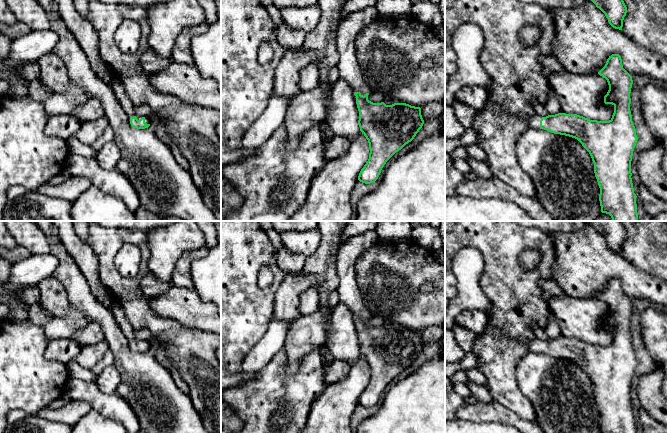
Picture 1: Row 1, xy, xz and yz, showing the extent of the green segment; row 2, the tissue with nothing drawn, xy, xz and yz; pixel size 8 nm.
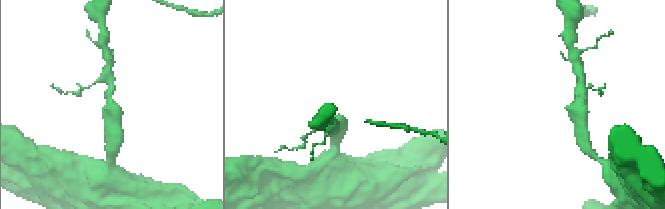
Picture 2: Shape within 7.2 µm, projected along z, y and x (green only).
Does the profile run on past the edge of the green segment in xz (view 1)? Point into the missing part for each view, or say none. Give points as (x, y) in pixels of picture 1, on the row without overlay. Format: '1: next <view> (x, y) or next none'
1: next xz (349, 293)

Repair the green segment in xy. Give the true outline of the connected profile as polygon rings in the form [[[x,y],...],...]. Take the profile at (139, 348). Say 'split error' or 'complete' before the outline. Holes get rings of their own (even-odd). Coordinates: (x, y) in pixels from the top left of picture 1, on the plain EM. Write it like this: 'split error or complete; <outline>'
split error; [[[133,340],[130,342],[130,348],[134,352],[145,353],[150,350],[150,345],[148,342],[145,342],[145,341]]]

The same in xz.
split error; [[[376,231],[348,238],[338,249],[336,256],[336,271],[339,279],[337,292],[340,303],[345,304],[353,313],[359,335],[358,348],[360,355],[369,367],[369,383],[361,393],[358,404],[365,408],[375,407],[386,386],[406,368],[411,366],[424,348],[421,332],[406,327],[386,329],[384,326],[373,327],[368,324],[371,312],[364,304],[363,297],[357,285],[354,266],[359,256],[372,246],[380,243]]]

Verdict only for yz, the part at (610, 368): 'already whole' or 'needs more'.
needs more

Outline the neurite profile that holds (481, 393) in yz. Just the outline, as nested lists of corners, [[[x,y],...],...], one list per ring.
[[[470,381],[467,383],[471,396],[473,396],[477,401],[482,403],[491,403],[493,398],[490,394],[490,391],[485,385],[479,385],[475,382]]]

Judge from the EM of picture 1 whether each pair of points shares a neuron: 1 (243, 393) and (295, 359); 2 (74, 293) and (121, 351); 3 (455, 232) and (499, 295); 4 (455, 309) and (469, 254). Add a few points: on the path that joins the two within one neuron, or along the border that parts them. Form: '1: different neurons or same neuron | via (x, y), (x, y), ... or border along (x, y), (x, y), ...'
1: different neurons | border along (309, 352), (303, 357), (296, 370), (289, 369)
2: same neuron | via (89, 306), (110, 327), (114, 336)
3: same neuron | via (475, 236), (499, 260), (499, 275)
4: same neuron | via (468, 295), (468, 268)

